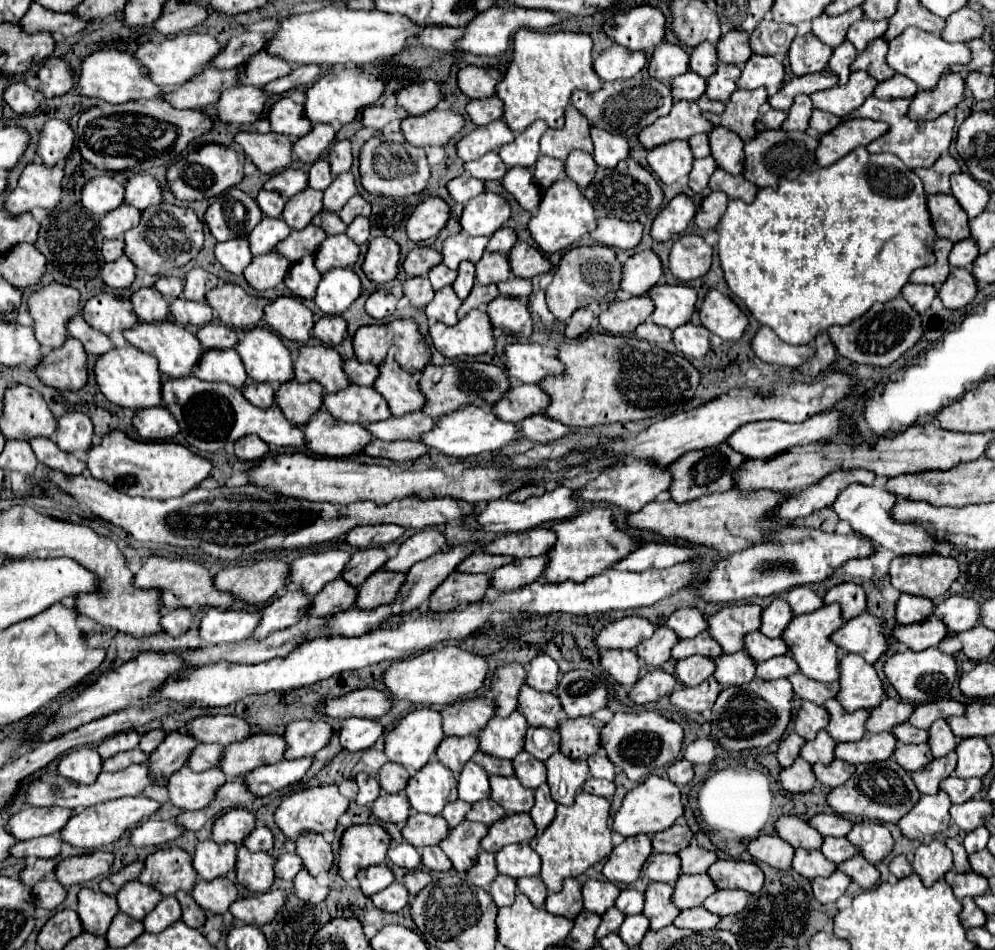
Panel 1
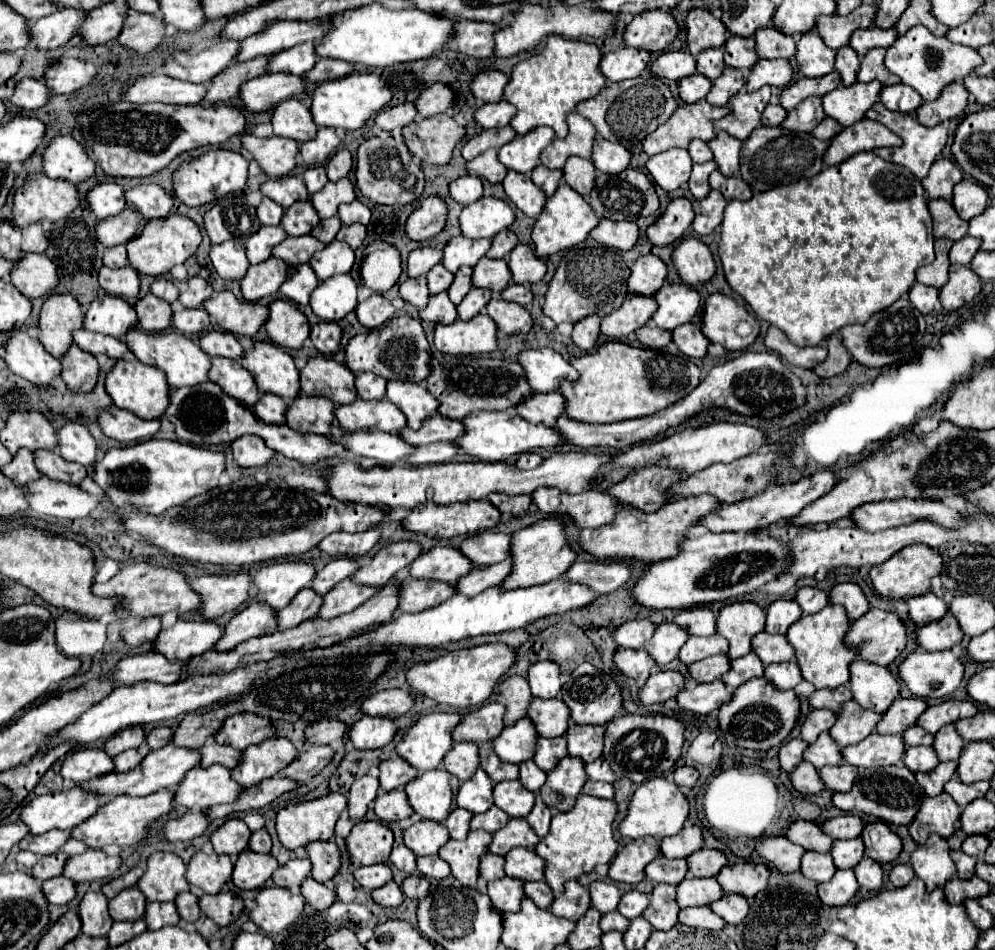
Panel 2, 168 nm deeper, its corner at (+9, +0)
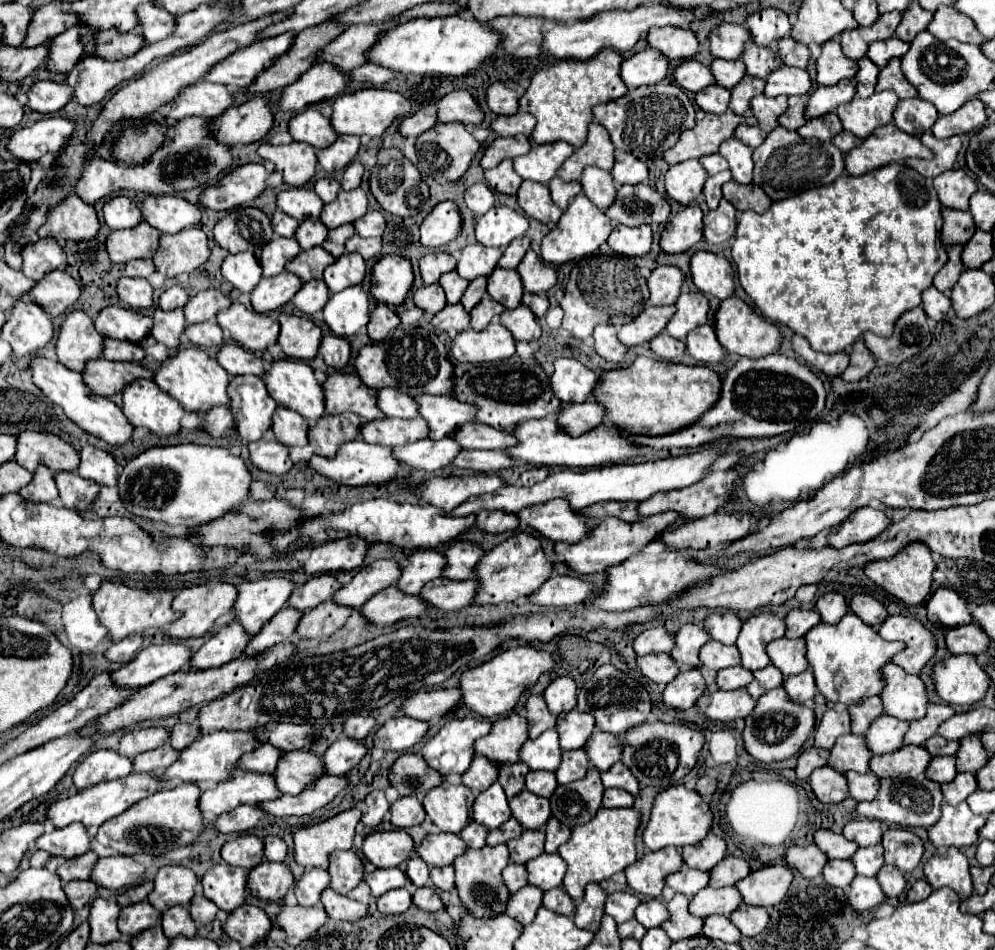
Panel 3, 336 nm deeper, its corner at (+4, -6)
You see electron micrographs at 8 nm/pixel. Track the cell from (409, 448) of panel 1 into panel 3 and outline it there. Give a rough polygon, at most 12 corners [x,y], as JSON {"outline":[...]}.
{"outline":[[464,450],[452,464],[490,474],[514,466],[500,450]]}

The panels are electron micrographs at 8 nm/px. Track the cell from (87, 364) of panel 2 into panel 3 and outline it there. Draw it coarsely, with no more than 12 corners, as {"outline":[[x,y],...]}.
{"outline":[[90,360],[84,382],[98,396],[120,394],[152,378],[138,362]]}

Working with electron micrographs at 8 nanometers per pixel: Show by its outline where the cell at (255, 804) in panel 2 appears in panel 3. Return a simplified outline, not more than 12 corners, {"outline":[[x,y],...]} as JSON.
{"outline":[[322,776],[296,796],[260,804],[274,816],[306,816],[348,786],[346,776]]}

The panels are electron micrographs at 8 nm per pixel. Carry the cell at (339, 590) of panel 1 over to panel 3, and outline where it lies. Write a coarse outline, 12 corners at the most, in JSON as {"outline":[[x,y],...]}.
{"outline":[[280,610],[248,642],[242,656],[294,642],[302,612]]}

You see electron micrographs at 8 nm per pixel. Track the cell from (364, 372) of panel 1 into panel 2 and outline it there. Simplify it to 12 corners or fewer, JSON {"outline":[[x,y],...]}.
{"outline":[[355,374],[355,388],[363,400],[385,398],[381,376]]}

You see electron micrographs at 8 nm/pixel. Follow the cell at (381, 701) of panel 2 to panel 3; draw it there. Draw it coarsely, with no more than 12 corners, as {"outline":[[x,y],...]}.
{"outline":[[458,688],[418,692],[404,700],[410,718],[432,720],[460,706]]}

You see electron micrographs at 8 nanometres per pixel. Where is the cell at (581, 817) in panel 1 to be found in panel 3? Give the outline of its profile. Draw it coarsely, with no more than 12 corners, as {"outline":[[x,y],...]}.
{"outline":[[600,808],[558,850],[564,888],[580,904],[586,884],[636,862],[642,814]]}

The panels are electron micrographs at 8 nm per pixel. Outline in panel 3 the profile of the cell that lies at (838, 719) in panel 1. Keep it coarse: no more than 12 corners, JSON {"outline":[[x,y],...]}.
{"outline":[[880,716],[868,730],[872,754],[904,746],[910,722]]}

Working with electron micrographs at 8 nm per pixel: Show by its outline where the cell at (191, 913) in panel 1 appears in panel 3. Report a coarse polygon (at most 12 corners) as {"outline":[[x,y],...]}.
{"outline":[[202,894],[192,898],[188,910],[194,922],[210,924],[216,904]]}

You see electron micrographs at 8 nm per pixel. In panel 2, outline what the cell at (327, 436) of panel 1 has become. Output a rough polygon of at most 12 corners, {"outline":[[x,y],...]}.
{"outline":[[331,426],[333,444],[377,464],[397,464],[413,452],[395,432]]}

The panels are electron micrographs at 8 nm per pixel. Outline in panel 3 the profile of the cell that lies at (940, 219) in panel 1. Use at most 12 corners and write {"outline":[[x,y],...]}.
{"outline":[[944,208],[944,244],[966,244],[976,232],[970,212]]}

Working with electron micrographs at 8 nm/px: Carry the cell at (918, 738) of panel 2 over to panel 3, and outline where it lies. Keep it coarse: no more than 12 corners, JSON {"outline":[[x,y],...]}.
{"outline":[[936,734],[924,748],[932,756],[956,754],[960,742]]}

